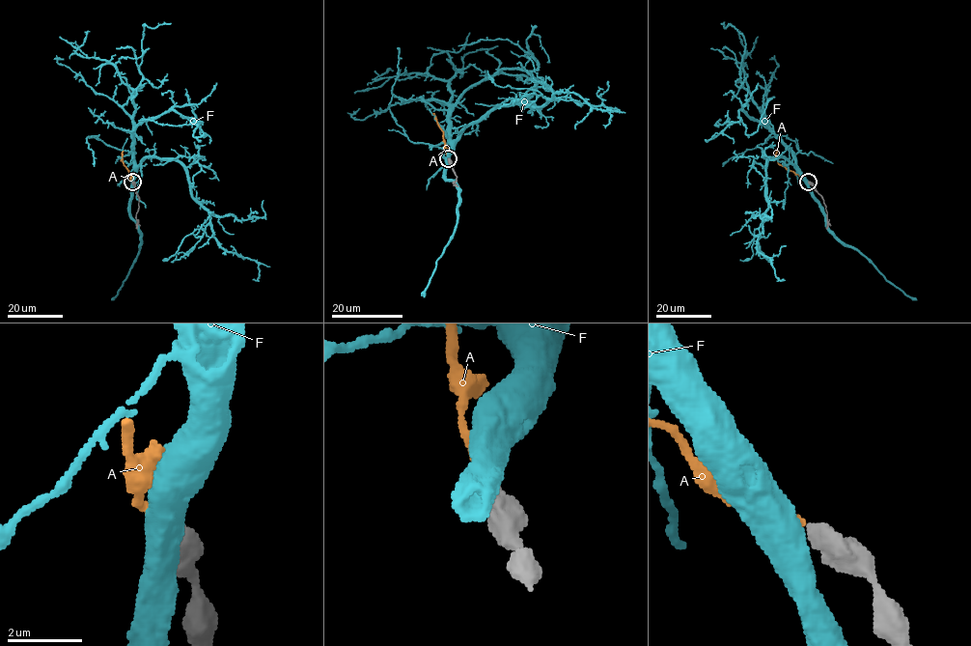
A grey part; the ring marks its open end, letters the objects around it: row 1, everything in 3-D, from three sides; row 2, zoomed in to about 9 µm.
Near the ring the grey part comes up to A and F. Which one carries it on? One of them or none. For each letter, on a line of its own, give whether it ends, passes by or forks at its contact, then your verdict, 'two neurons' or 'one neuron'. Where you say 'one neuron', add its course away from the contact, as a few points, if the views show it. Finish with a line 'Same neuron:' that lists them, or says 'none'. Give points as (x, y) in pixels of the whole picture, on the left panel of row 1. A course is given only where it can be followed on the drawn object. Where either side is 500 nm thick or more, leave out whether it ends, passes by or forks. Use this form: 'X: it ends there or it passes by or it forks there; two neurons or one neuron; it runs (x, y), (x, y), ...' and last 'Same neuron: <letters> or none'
A: one neuron; it runs (132, 182), (123, 163), (124, 152)
F: two neurons
Same neuron: A

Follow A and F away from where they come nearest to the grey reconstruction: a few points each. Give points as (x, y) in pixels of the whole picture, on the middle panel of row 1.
A: (448, 158), (444, 131), (436, 117)
F: (448, 158), (467, 126), (497, 107), (540, 106), (555, 94), (578, 94), (609, 110), (602, 125)

